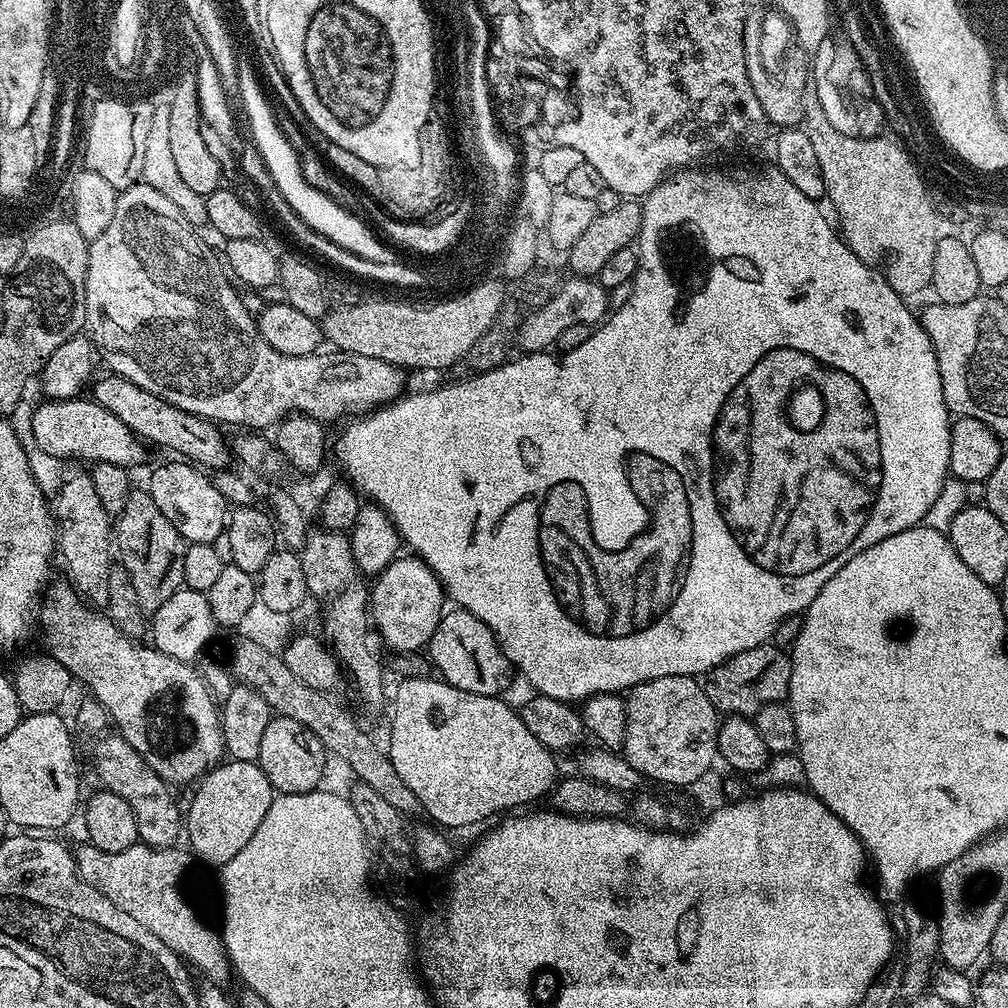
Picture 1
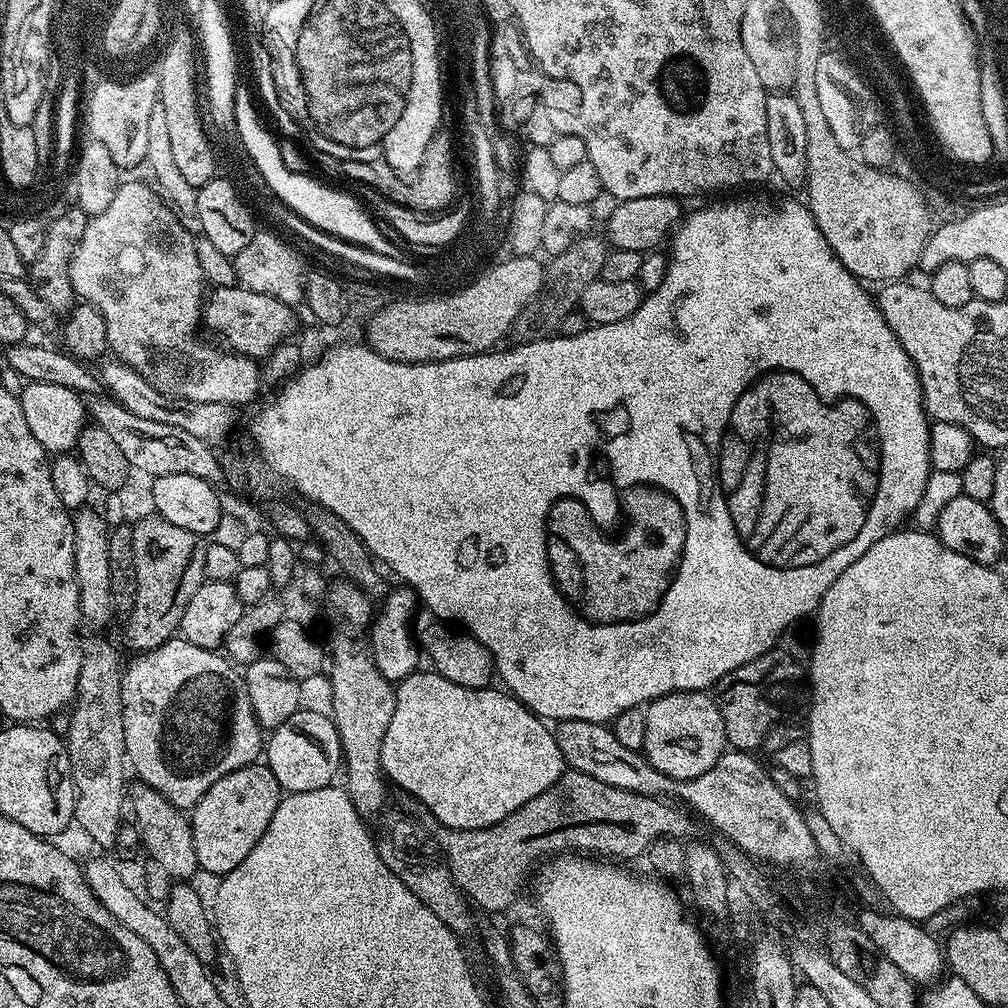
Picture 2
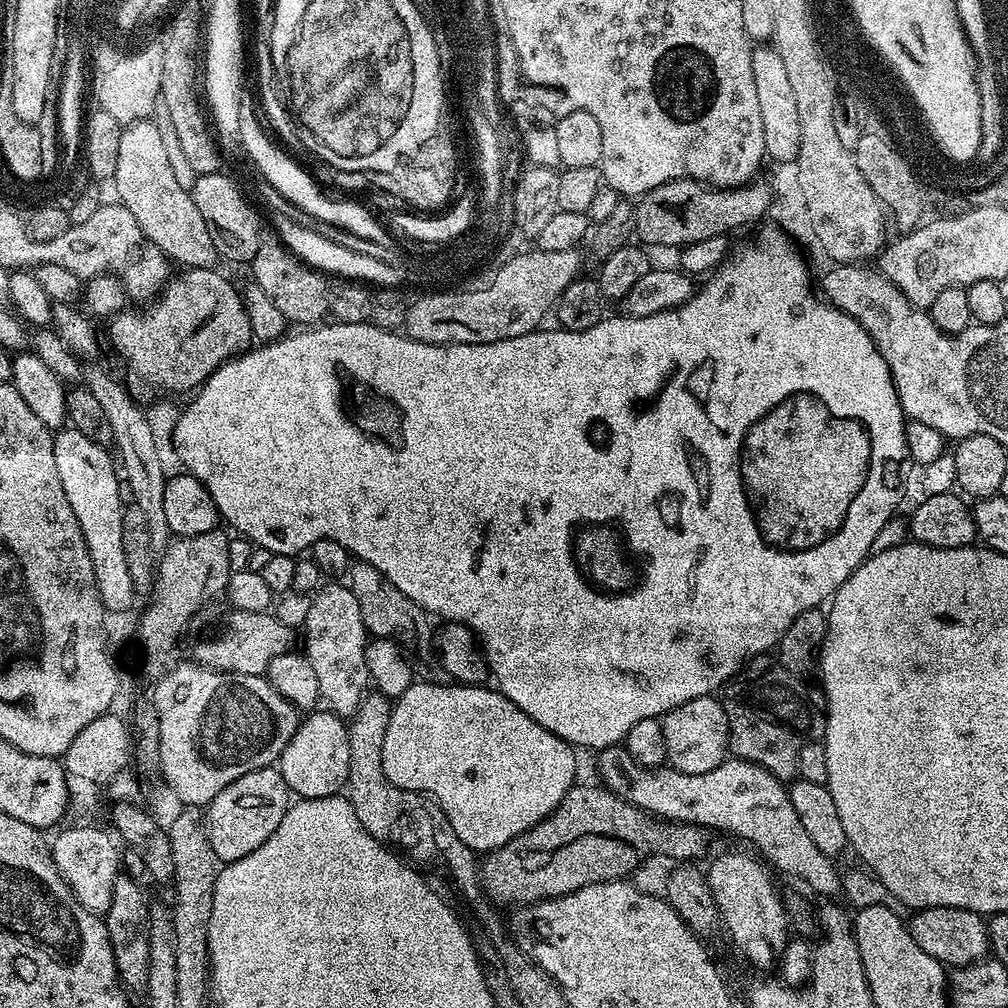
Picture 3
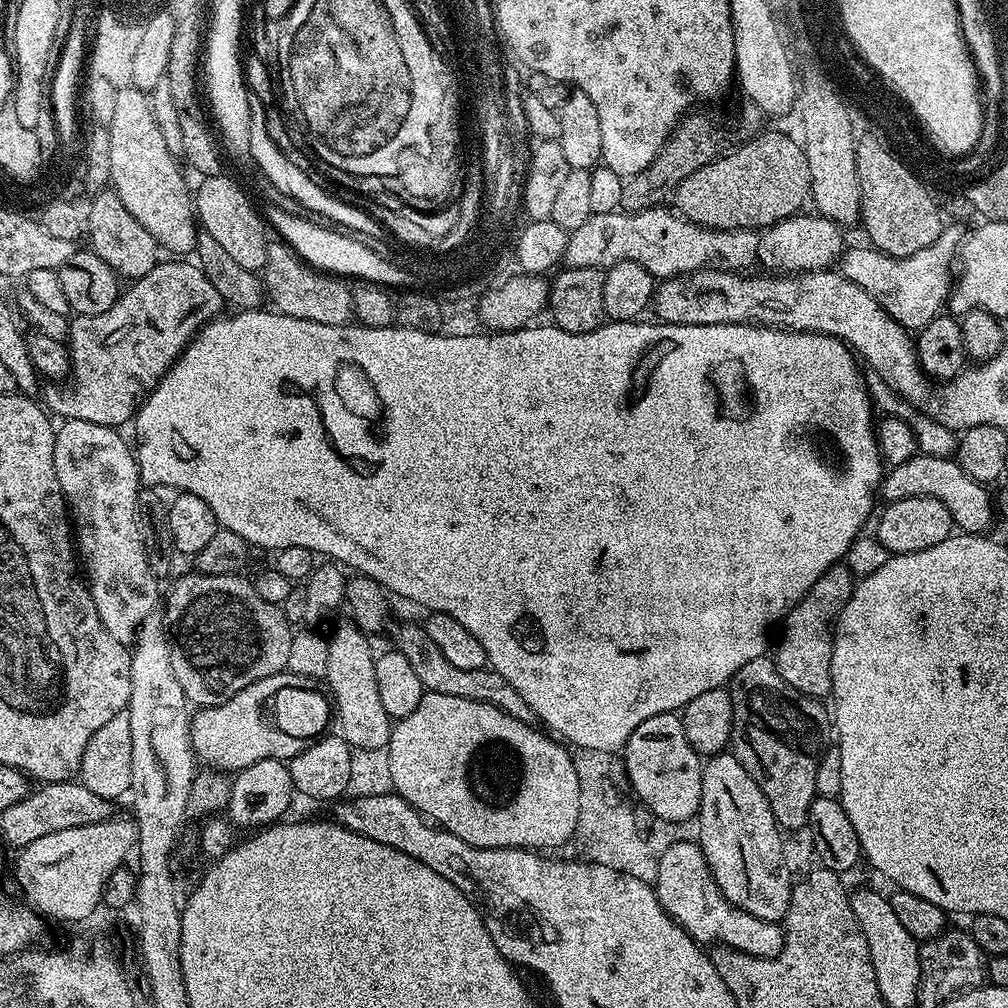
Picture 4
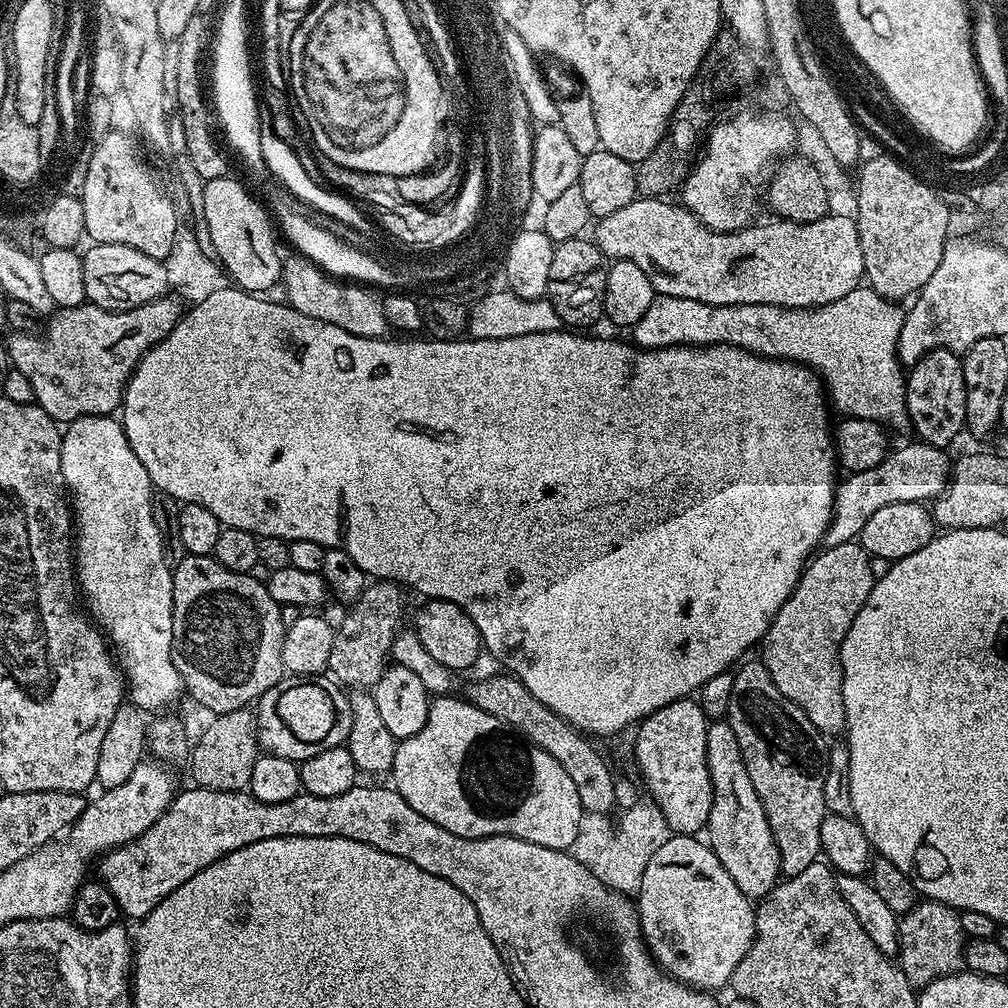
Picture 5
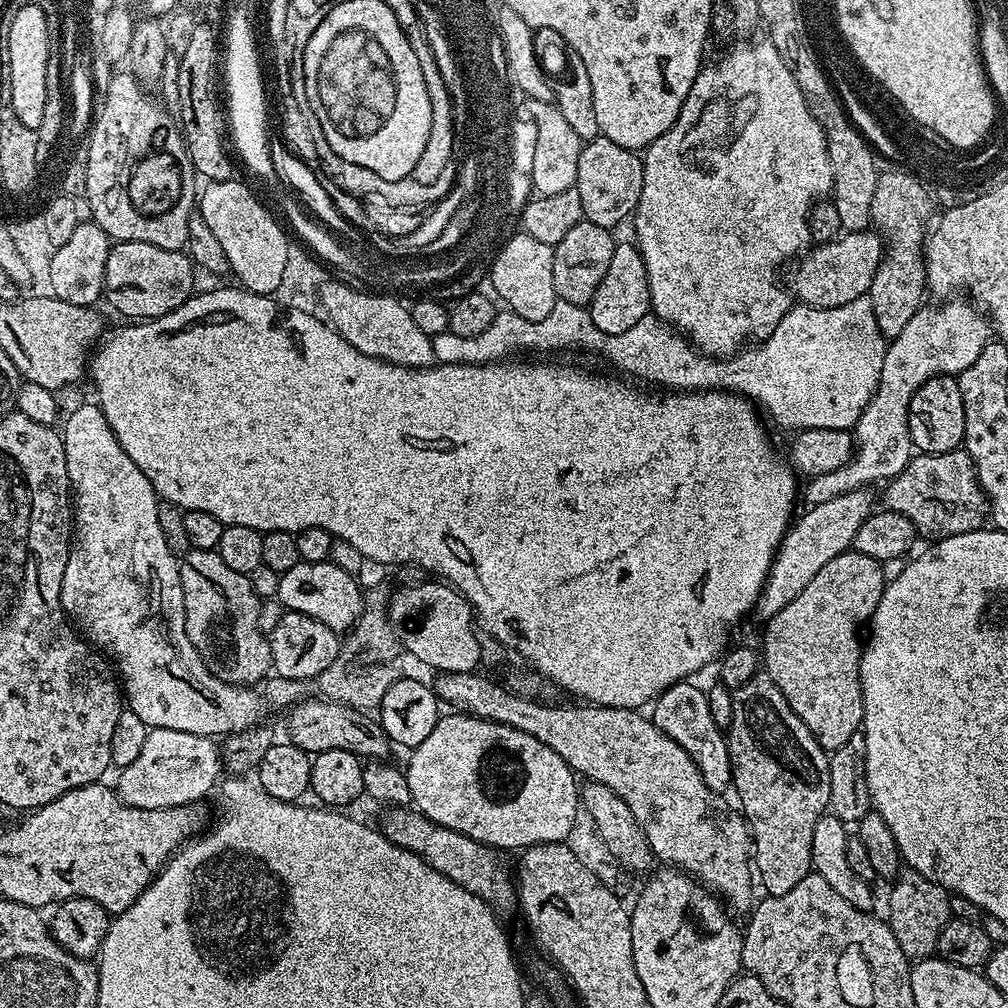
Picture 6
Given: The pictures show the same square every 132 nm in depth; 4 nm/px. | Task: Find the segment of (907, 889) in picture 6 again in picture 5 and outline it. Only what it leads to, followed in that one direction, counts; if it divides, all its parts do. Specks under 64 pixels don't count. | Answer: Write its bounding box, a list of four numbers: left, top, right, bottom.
[898,898,966,990]

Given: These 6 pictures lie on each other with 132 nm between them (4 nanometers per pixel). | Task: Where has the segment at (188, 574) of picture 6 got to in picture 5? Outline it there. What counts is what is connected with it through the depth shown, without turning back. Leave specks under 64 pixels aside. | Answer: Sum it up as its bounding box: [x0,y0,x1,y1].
[172,555,286,714]

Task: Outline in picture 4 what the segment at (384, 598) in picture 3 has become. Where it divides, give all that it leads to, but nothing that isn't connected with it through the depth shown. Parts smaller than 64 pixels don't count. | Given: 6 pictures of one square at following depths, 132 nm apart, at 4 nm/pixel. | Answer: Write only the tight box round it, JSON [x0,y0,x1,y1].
[394,623,536,724]

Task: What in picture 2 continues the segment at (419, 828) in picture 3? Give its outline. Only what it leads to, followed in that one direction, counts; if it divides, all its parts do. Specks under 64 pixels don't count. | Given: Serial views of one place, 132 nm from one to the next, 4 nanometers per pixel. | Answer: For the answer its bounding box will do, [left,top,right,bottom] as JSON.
[322,578,396,822]

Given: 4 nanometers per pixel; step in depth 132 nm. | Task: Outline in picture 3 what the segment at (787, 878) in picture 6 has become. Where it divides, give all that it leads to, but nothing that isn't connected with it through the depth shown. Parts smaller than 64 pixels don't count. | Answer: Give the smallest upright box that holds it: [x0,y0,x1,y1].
[722,654,817,782]

